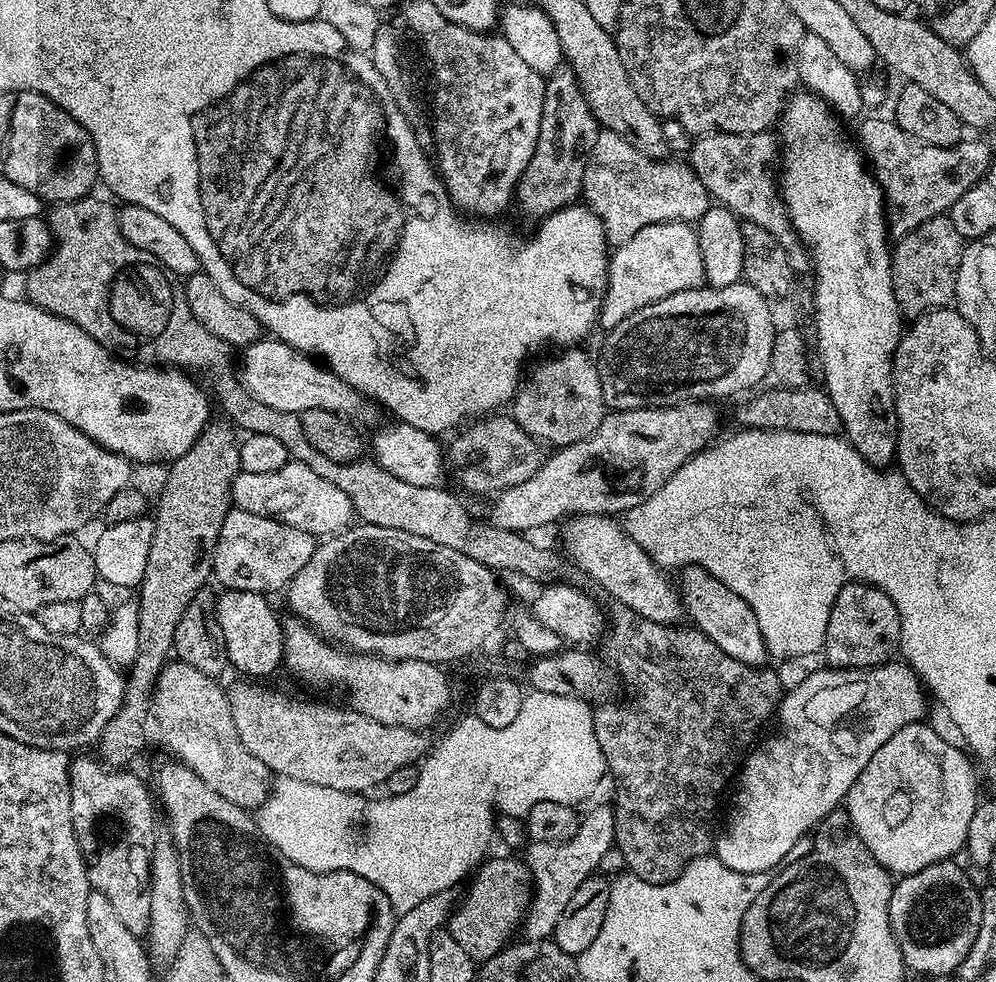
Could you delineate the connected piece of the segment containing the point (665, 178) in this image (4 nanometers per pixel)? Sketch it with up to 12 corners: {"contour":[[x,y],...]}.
{"contour":[[598,134],[582,196],[609,245],[642,226],[699,222],[691,167]]}

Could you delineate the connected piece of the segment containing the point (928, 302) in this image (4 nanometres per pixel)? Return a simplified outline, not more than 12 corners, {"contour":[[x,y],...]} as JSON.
{"contour":[[948,214],[890,252],[901,313],[953,303],[966,240]]}

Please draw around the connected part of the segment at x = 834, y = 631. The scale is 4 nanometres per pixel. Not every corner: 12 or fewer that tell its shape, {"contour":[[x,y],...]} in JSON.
{"contour":[[872,582],[844,585],[822,656],[876,668],[900,647],[900,615]]}

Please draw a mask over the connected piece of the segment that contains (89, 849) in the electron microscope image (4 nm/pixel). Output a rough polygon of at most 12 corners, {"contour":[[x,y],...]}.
{"contour":[[88,756],[68,766],[91,891],[152,926],[154,796]]}

